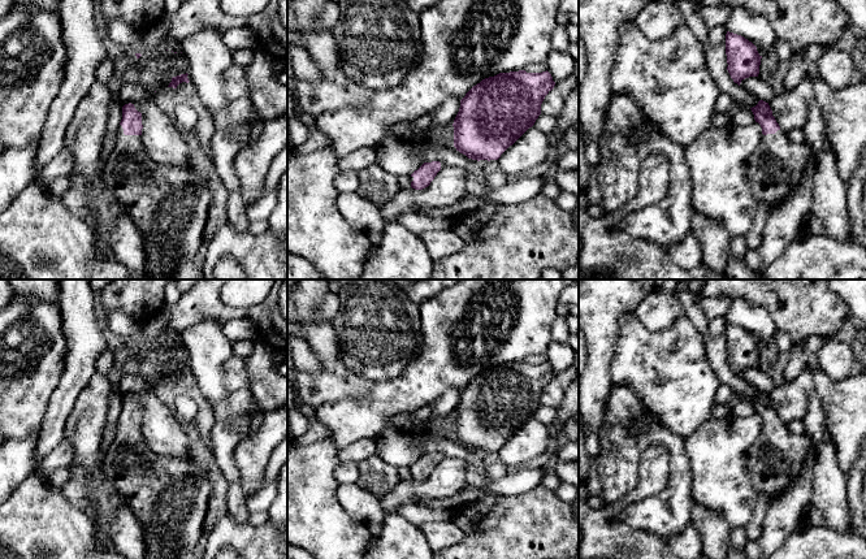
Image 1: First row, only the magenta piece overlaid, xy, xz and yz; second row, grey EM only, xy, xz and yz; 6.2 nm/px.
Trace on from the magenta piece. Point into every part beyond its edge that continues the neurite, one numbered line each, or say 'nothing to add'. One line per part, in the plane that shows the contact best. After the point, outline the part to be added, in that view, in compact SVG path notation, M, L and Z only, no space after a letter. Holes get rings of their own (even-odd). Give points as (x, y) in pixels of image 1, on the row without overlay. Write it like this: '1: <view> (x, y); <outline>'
1: xy (169, 495); M120 416L116 436L101 462L105 477L126 499L127 507L143 526L146 559L176 559L183 547L195 549L203 532L212 484L208 480L208 469L196 459L181 459L177 456L156 456L146 443L140 426L125 426Z

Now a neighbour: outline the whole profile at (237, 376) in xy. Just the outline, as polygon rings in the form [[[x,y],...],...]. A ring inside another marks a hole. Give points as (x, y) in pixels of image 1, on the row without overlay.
[[[231,358],[224,365],[226,386],[230,391],[250,387],[250,373],[246,361]]]

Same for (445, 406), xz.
[[[449,389],[433,403],[433,417],[451,417],[460,399],[460,390]]]

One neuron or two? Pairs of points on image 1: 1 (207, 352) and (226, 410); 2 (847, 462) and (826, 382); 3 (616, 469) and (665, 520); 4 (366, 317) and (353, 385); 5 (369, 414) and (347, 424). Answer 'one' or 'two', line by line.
1: two
2: one
3: one
4: two
5: one

